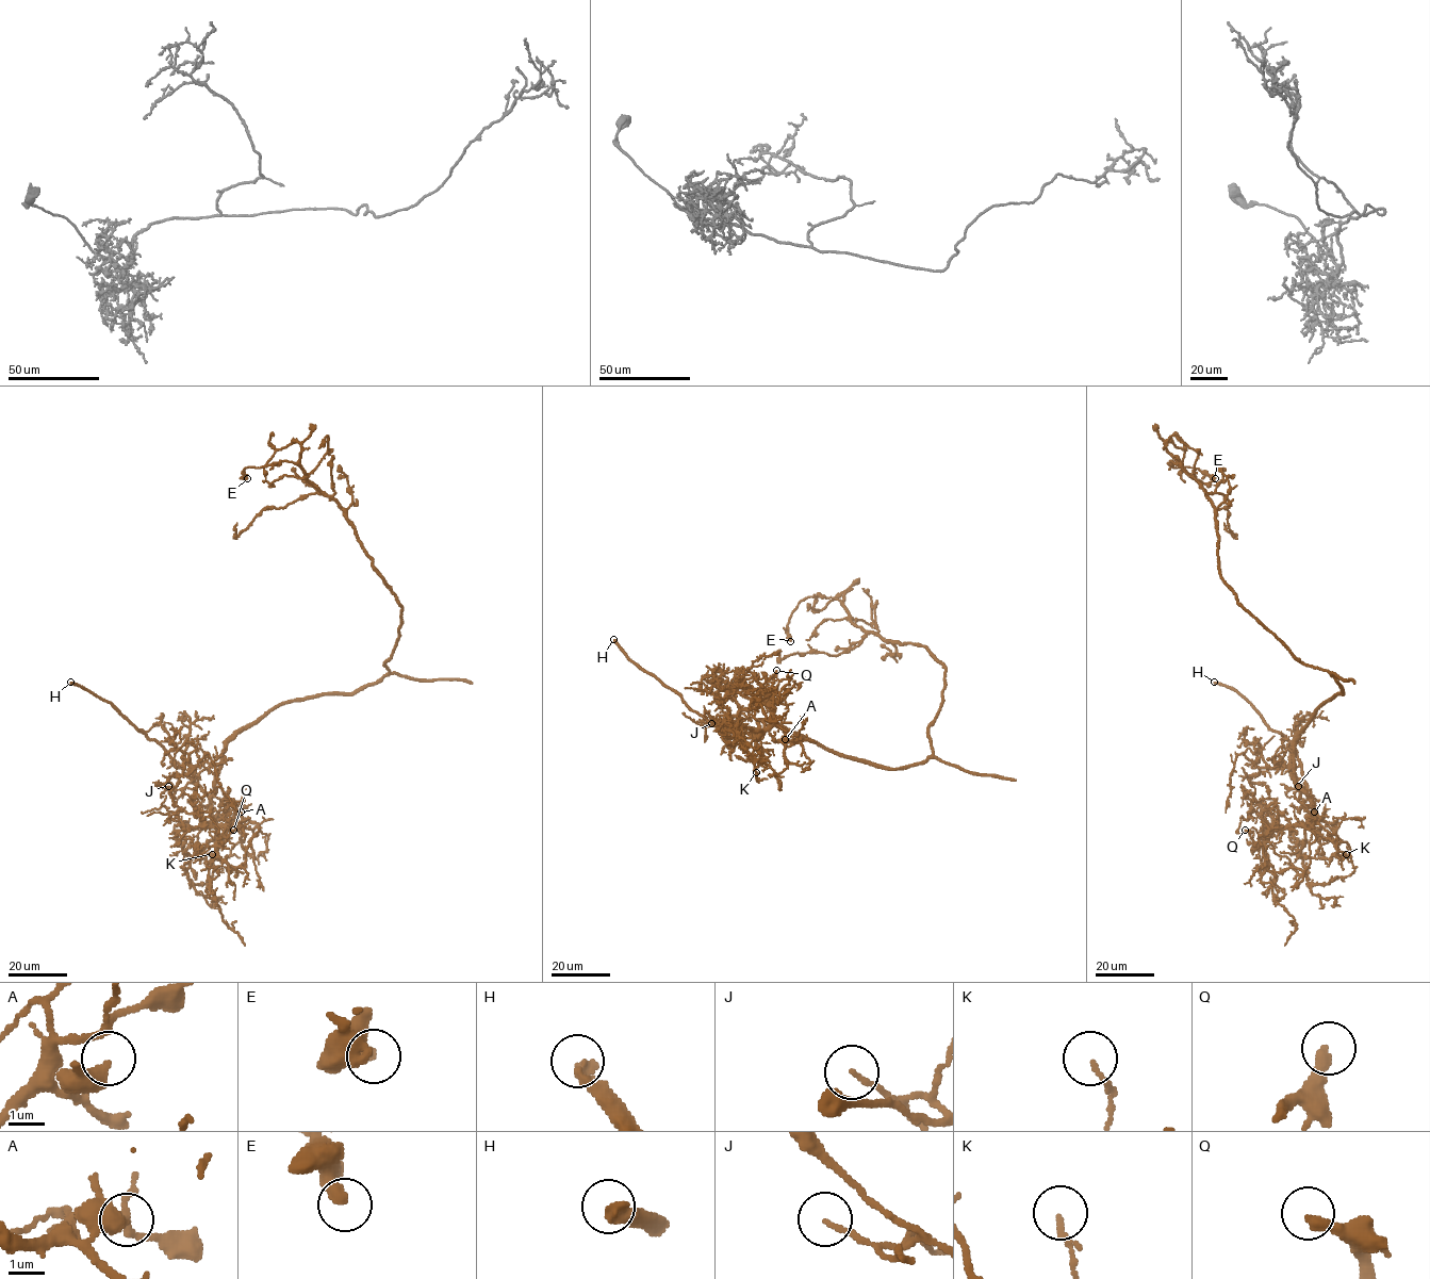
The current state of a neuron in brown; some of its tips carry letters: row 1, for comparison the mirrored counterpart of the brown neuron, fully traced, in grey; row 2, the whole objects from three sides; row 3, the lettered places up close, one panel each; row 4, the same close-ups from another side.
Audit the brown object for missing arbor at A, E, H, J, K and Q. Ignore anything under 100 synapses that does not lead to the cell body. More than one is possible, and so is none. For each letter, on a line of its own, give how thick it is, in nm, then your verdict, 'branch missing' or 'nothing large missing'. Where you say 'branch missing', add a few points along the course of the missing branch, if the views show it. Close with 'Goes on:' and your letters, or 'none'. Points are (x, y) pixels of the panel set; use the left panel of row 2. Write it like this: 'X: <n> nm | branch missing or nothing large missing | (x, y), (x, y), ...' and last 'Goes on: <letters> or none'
A: 320 nm | nothing large missing
E: 400 nm | nothing large missing
H: 320 nm | branch missing
J: 110 nm | nothing large missing
K: 140 nm | nothing large missing
Q: 320 nm | nothing large missing
Goes on: H

